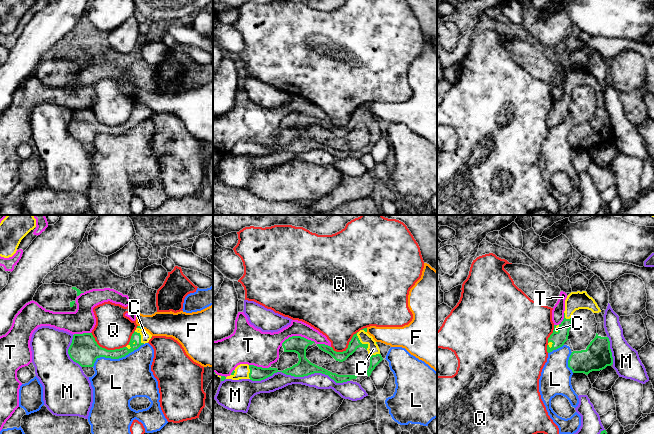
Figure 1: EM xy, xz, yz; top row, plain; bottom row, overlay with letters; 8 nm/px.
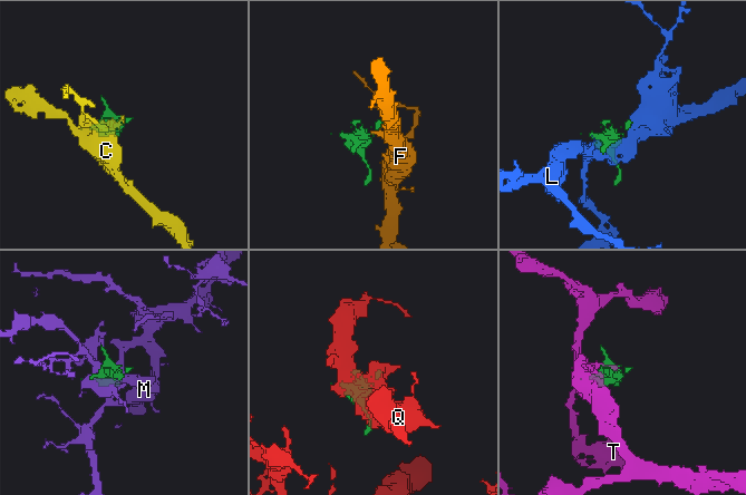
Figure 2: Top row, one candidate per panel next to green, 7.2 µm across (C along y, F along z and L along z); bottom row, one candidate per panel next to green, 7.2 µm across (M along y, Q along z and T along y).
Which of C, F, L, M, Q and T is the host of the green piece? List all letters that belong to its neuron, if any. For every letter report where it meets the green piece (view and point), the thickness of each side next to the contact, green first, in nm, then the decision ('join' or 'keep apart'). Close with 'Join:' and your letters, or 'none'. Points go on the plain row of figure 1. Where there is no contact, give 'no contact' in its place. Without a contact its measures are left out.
C: contact xz (360, 118); calibres 90 and 90 nm; join
F: contact xy (141, 103); calibres 20 and 200 nm; keep apart
L: contact xy (116, 134); calibres 200 and 380 nm; keep apart
M: contact xz (299, 152); calibres 140 and 140 nm; keep apart
Q: contact xy (106, 125); calibres 240 and 300 nm; keep apart
T: contact xz (297, 112); calibres 140 and 200 nm; keep apart
Join: C

